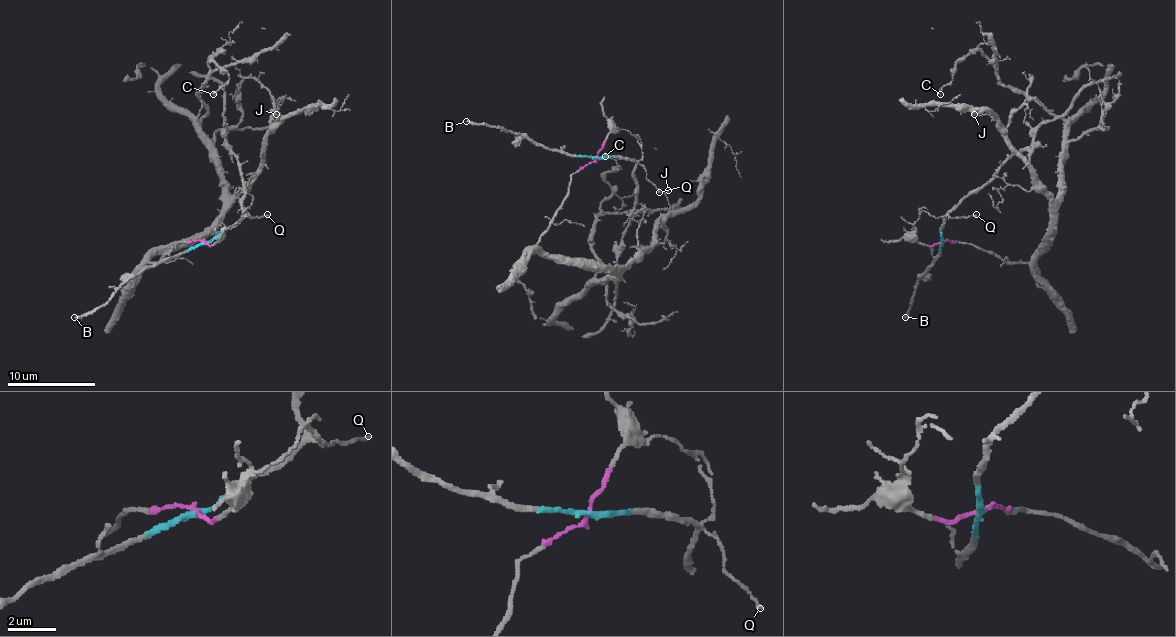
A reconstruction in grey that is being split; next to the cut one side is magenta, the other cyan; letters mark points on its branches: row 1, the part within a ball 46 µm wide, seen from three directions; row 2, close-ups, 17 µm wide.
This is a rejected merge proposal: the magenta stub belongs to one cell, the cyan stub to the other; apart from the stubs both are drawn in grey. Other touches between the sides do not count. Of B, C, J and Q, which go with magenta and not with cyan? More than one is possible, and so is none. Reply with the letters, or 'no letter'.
C, J

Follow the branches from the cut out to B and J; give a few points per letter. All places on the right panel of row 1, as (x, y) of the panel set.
B: (941, 243), (932, 262), (921, 273), (906, 318)
J: (941, 243), (976, 245), (1007, 262), (1029, 262), (1049, 232), (1049, 192), (1005, 130), (994, 119), (974, 115)

